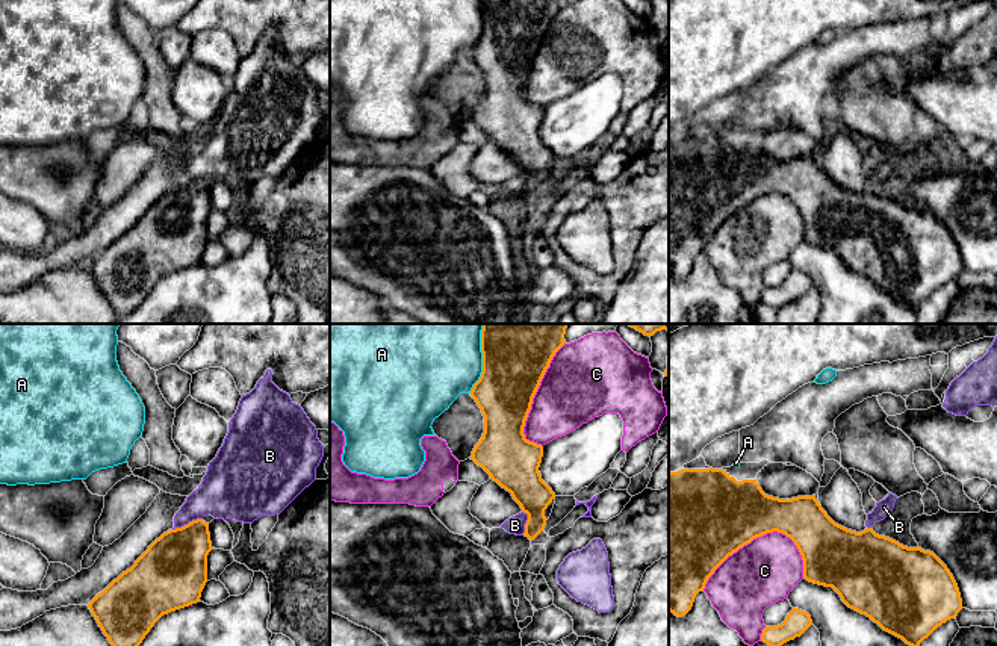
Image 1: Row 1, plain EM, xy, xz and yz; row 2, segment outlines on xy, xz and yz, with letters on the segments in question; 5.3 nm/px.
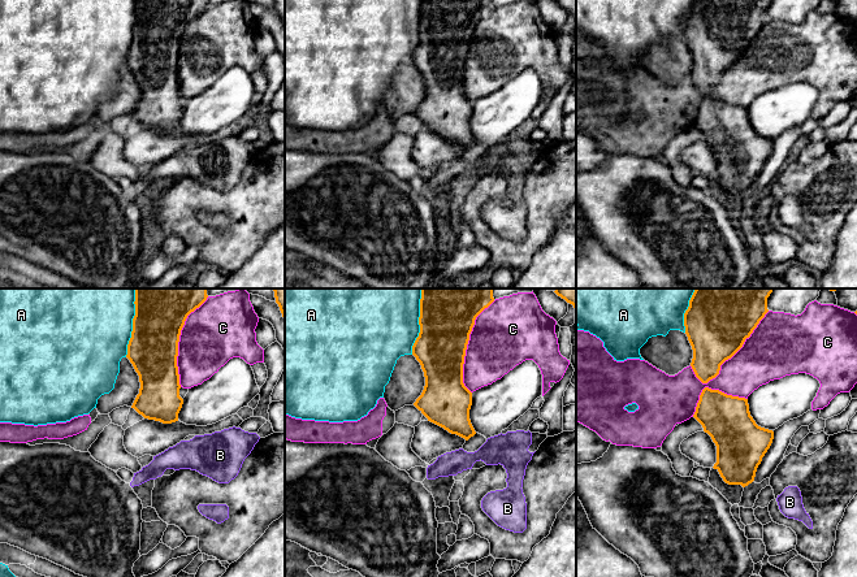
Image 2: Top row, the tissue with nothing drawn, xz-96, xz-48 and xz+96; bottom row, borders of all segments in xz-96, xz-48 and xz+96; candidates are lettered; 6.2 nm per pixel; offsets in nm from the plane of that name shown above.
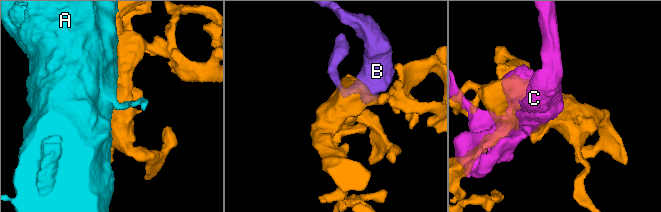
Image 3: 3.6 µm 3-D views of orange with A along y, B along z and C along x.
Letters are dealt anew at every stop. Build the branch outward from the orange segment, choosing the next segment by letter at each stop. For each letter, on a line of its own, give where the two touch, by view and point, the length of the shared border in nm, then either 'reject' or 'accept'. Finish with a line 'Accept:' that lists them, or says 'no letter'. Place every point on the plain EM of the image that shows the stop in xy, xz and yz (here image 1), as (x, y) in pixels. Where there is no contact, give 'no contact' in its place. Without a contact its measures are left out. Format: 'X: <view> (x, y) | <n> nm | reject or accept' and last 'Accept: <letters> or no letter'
A: xz (483, 27) | 300 nm | reject
B: xy (188, 185) | 170 nm | accept
C: yz (754, 198) | 550 nm | reject
Accept: B

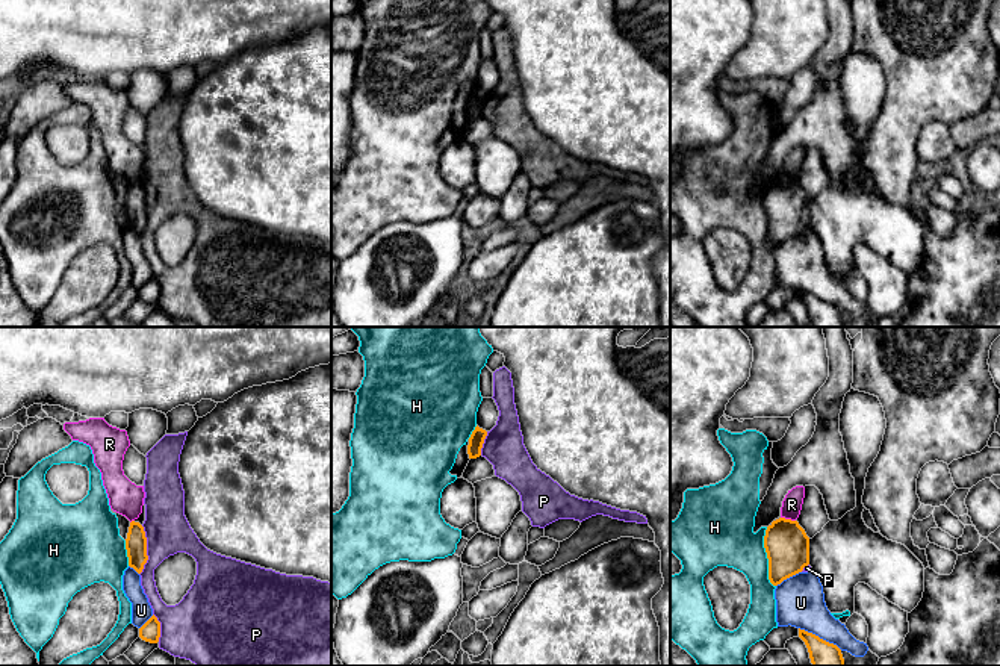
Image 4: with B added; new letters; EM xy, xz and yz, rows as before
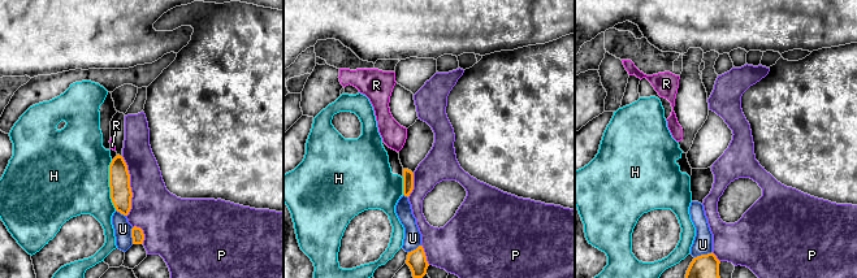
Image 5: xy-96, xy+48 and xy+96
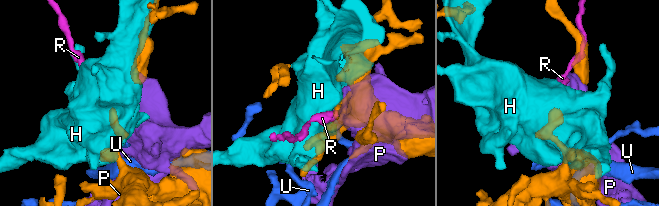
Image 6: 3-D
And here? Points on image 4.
H: yz (767, 218) | 320 nm | reject
P: xy (145, 211) | 260 nm | reject
R: yz (788, 180) | 80 nm | reject
U: yz (819, 298) | 260 nm | reject
Accept: no letter

